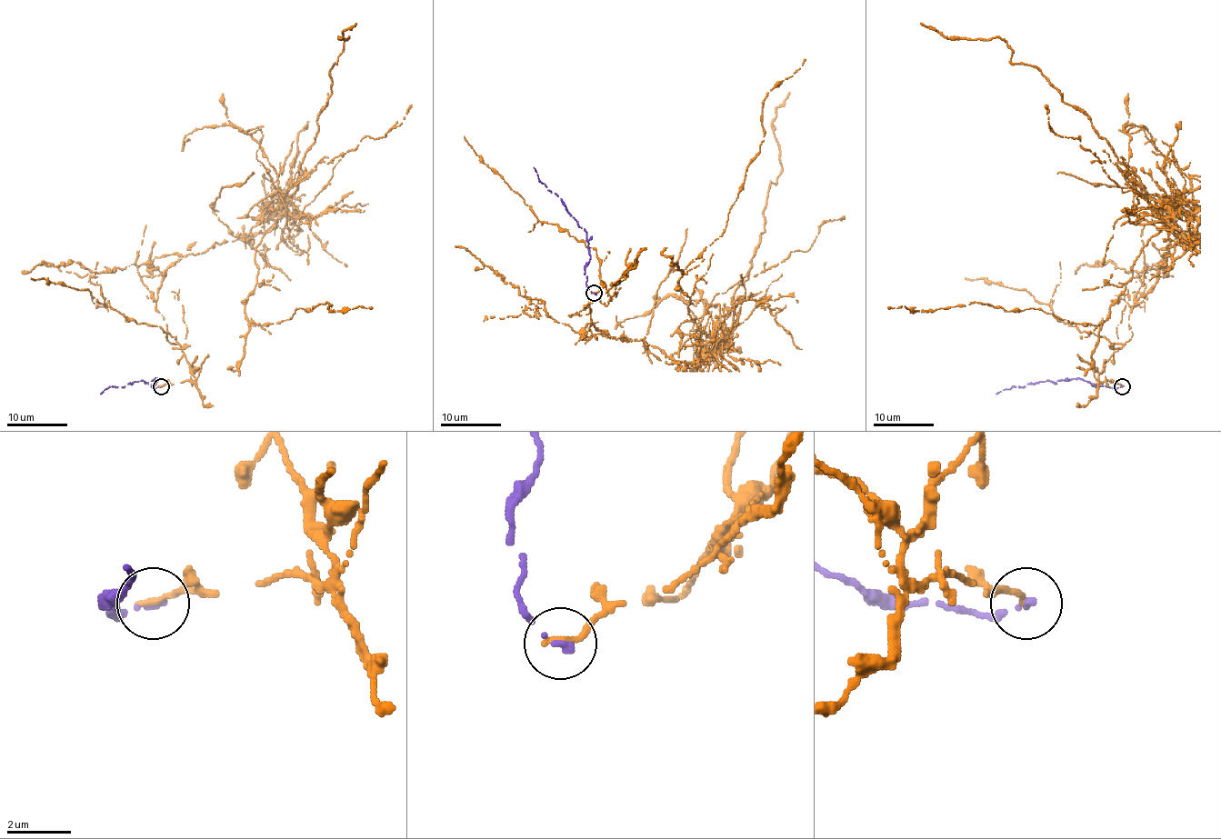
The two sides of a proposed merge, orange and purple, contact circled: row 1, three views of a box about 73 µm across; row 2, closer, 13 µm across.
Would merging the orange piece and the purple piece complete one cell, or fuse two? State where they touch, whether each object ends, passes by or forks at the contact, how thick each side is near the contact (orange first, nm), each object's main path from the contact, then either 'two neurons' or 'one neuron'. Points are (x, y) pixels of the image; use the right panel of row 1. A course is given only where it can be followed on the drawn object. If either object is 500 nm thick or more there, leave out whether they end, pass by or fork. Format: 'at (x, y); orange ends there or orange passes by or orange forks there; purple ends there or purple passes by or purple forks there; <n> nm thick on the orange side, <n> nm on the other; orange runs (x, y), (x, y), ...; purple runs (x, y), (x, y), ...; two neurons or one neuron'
at (1122, 386); orange ends there; purple ends there; 220 nm thick on the orange side, 240 nm on the other; orange runs (1121, 386), (1103, 364), (1193, 240), (1171, 214), (1098, 325), (888, 307); purple runs (1121, 386), (1094, 386), (1086, 380), (1045, 380), (1012, 386), (995, 394); two neurons

